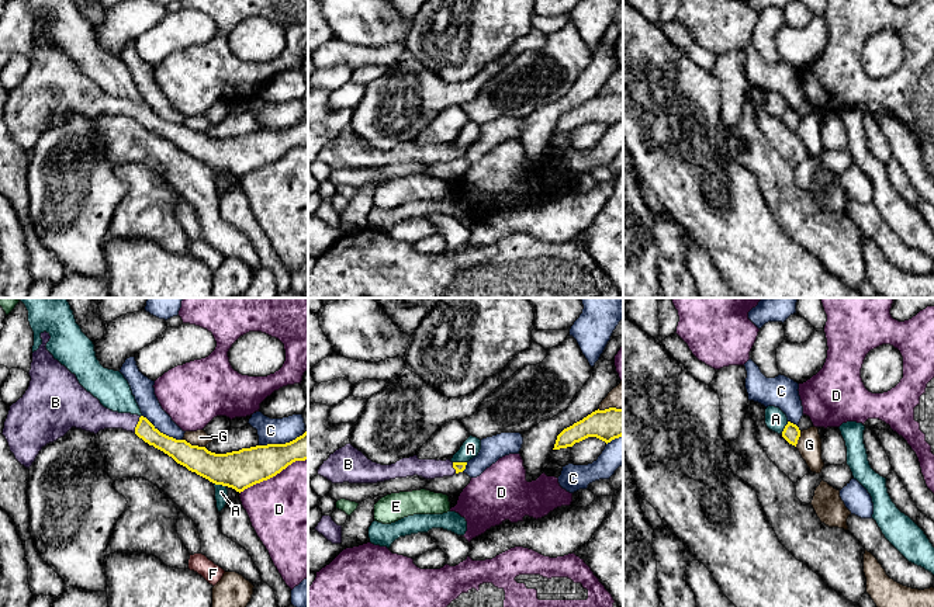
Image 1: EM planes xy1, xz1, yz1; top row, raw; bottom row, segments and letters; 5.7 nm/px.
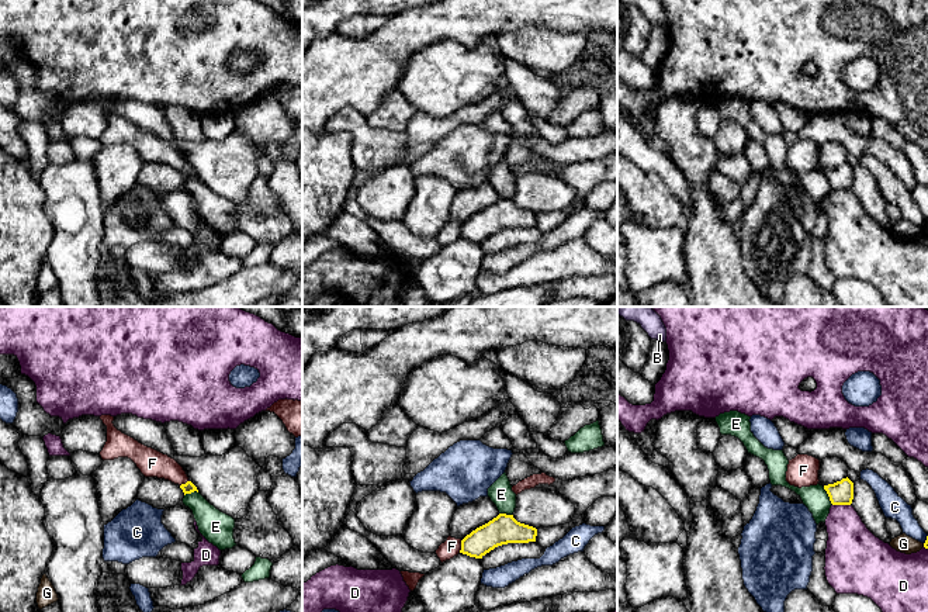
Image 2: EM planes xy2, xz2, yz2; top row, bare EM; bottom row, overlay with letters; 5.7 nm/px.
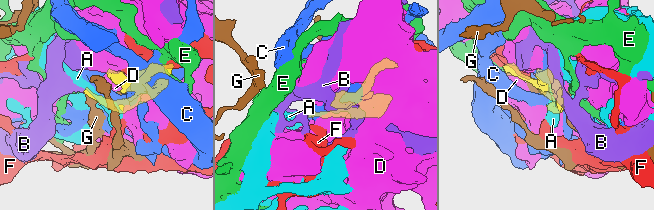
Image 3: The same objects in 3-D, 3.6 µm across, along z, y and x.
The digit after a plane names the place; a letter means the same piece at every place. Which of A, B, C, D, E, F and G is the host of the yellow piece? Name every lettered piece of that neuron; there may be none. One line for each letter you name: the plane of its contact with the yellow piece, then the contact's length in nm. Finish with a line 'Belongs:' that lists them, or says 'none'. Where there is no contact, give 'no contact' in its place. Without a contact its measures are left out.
B: xy1 | 100 nm
Belongs: B

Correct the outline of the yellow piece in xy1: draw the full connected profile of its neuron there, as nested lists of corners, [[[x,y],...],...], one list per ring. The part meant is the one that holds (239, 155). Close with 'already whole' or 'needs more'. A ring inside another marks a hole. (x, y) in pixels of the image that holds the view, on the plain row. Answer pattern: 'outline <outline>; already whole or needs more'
outline [[[41,18],[41,24],[42,30],[32,38],[30,72],[10,91],[1,118],[15,145],[28,155],[46,129],[63,122],[72,112],[94,119],[104,114],[132,117],[188,156],[239,178],[276,162],[295,146],[308,145],[308,115],[286,129],[215,139],[160,118],[143,101],[113,97],[46,35],[49,18]]]; needs more

